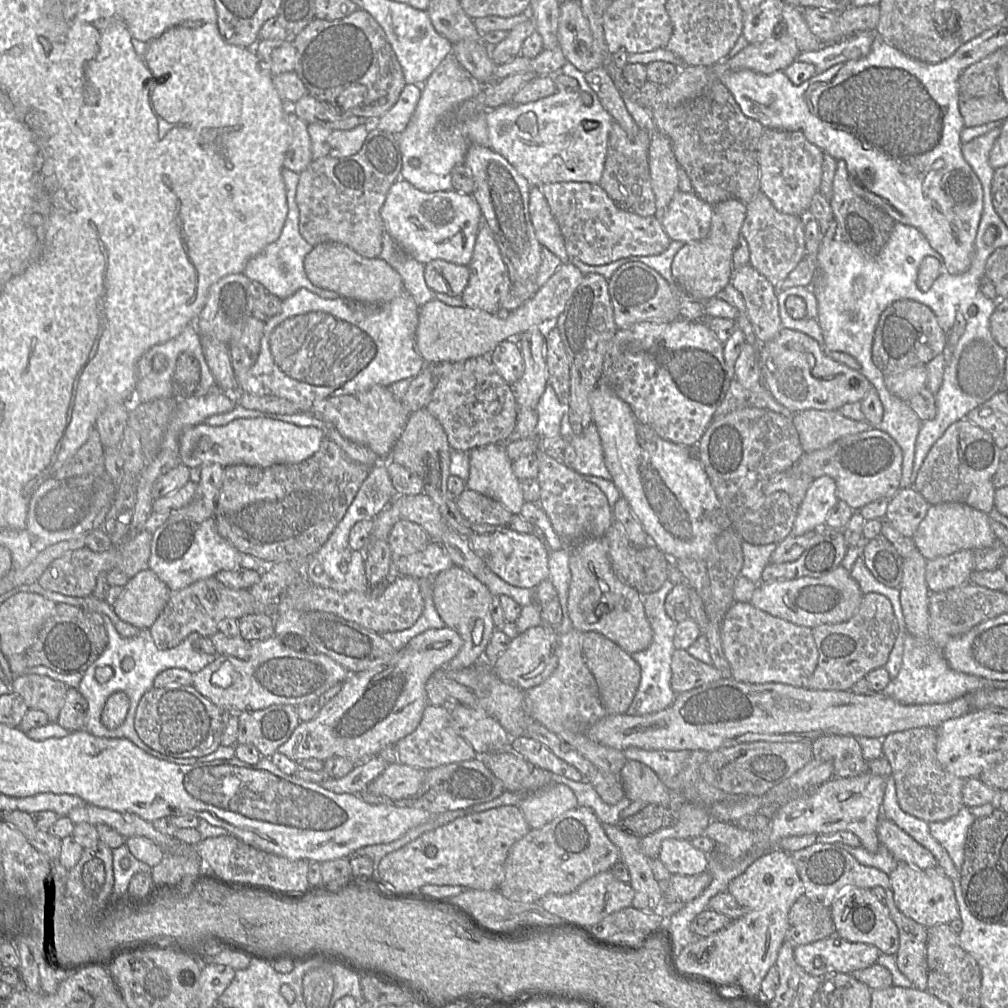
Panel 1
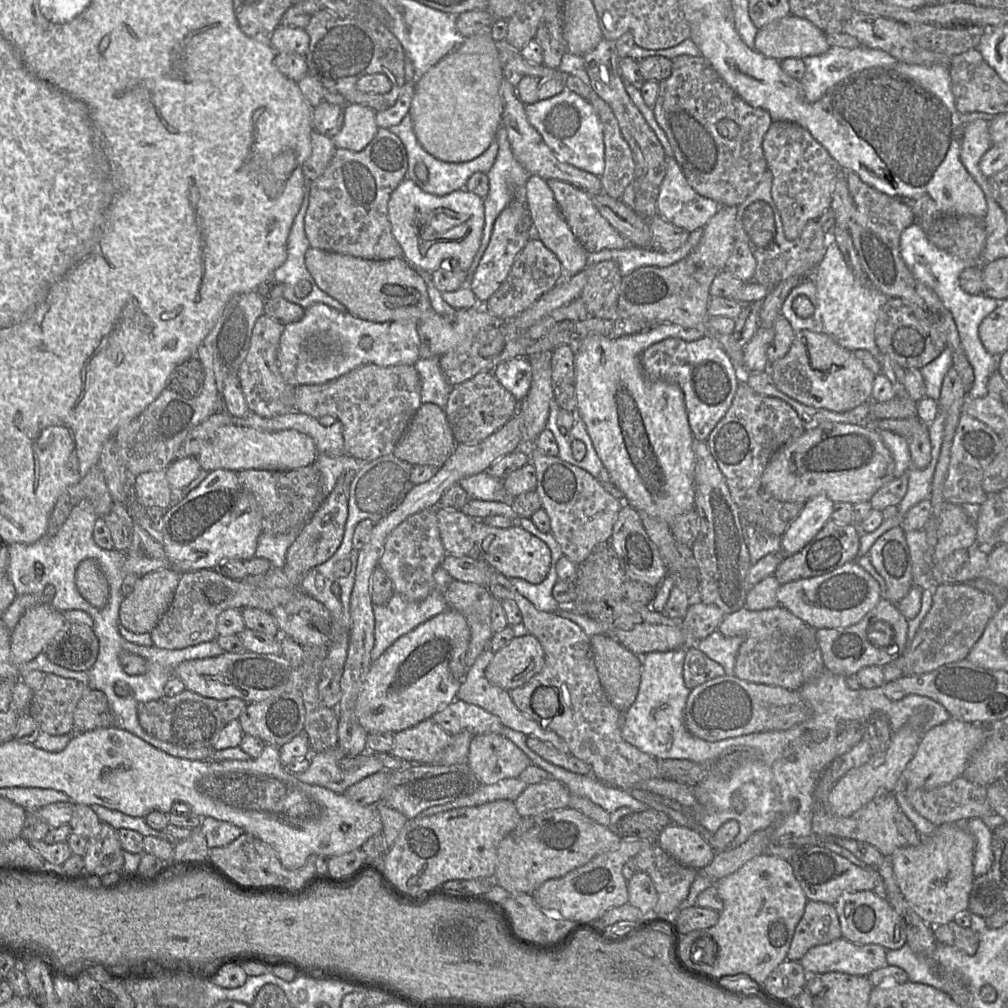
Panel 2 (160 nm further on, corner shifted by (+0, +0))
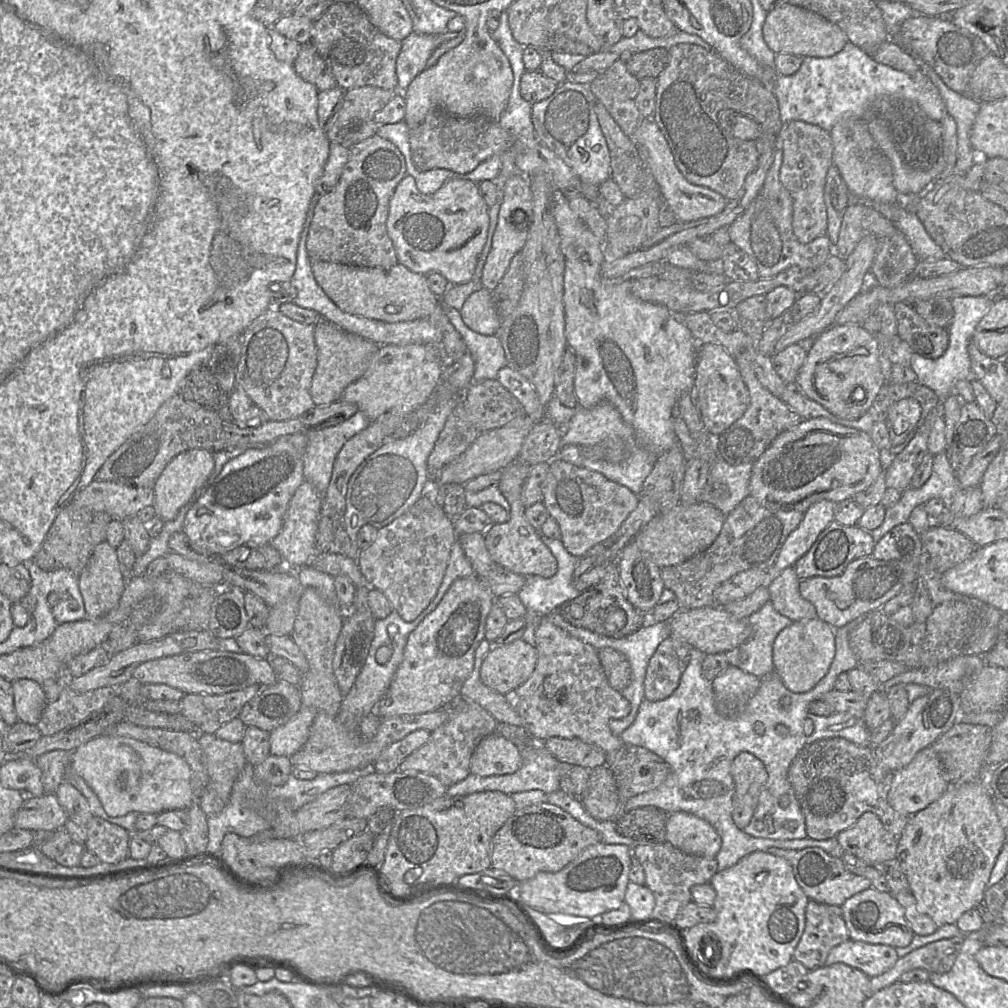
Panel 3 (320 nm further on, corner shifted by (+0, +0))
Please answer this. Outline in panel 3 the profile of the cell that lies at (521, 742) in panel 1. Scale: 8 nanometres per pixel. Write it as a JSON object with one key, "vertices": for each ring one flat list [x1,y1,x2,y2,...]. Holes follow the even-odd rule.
{"vertices":[[552,737,542,741,542,744,561,763,582,766,588,770,607,764,607,755,601,748,580,739]]}

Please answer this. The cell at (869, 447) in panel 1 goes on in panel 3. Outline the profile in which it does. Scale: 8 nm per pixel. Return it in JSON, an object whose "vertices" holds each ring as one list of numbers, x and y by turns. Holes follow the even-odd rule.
{"vertices":[[824,417,803,419,778,435,755,461,750,477,750,495,769,510,804,513,818,501,837,503,853,499,883,471,880,450,867,433]]}

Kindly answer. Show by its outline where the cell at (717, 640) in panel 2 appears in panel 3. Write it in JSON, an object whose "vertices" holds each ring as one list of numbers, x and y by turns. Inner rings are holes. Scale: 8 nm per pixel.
{"vertices":[[768,602,747,617,752,628,750,637,739,647,724,653,729,665,762,678,774,671,772,648,775,638,793,621,777,612],[740,650,747,653,747,659,741,660]]}

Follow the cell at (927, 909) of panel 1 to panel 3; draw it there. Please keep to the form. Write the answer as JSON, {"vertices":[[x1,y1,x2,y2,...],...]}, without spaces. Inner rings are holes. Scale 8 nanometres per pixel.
{"vertices":[[985,776,961,784,950,784,939,799,910,816,898,838,895,859,907,878,918,910,940,927,956,923,963,913,976,908,988,887,996,858,1005,843,1005,832,998,820]]}

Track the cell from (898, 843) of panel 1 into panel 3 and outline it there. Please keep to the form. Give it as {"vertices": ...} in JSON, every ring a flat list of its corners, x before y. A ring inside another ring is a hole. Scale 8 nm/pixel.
{"vertices":[[840,737,804,746,792,760,787,774,805,819,807,837,814,840,836,837,865,812,874,813,888,832,900,837,910,816,897,812,888,802,893,776,894,772,880,766,873,747,859,746]]}

